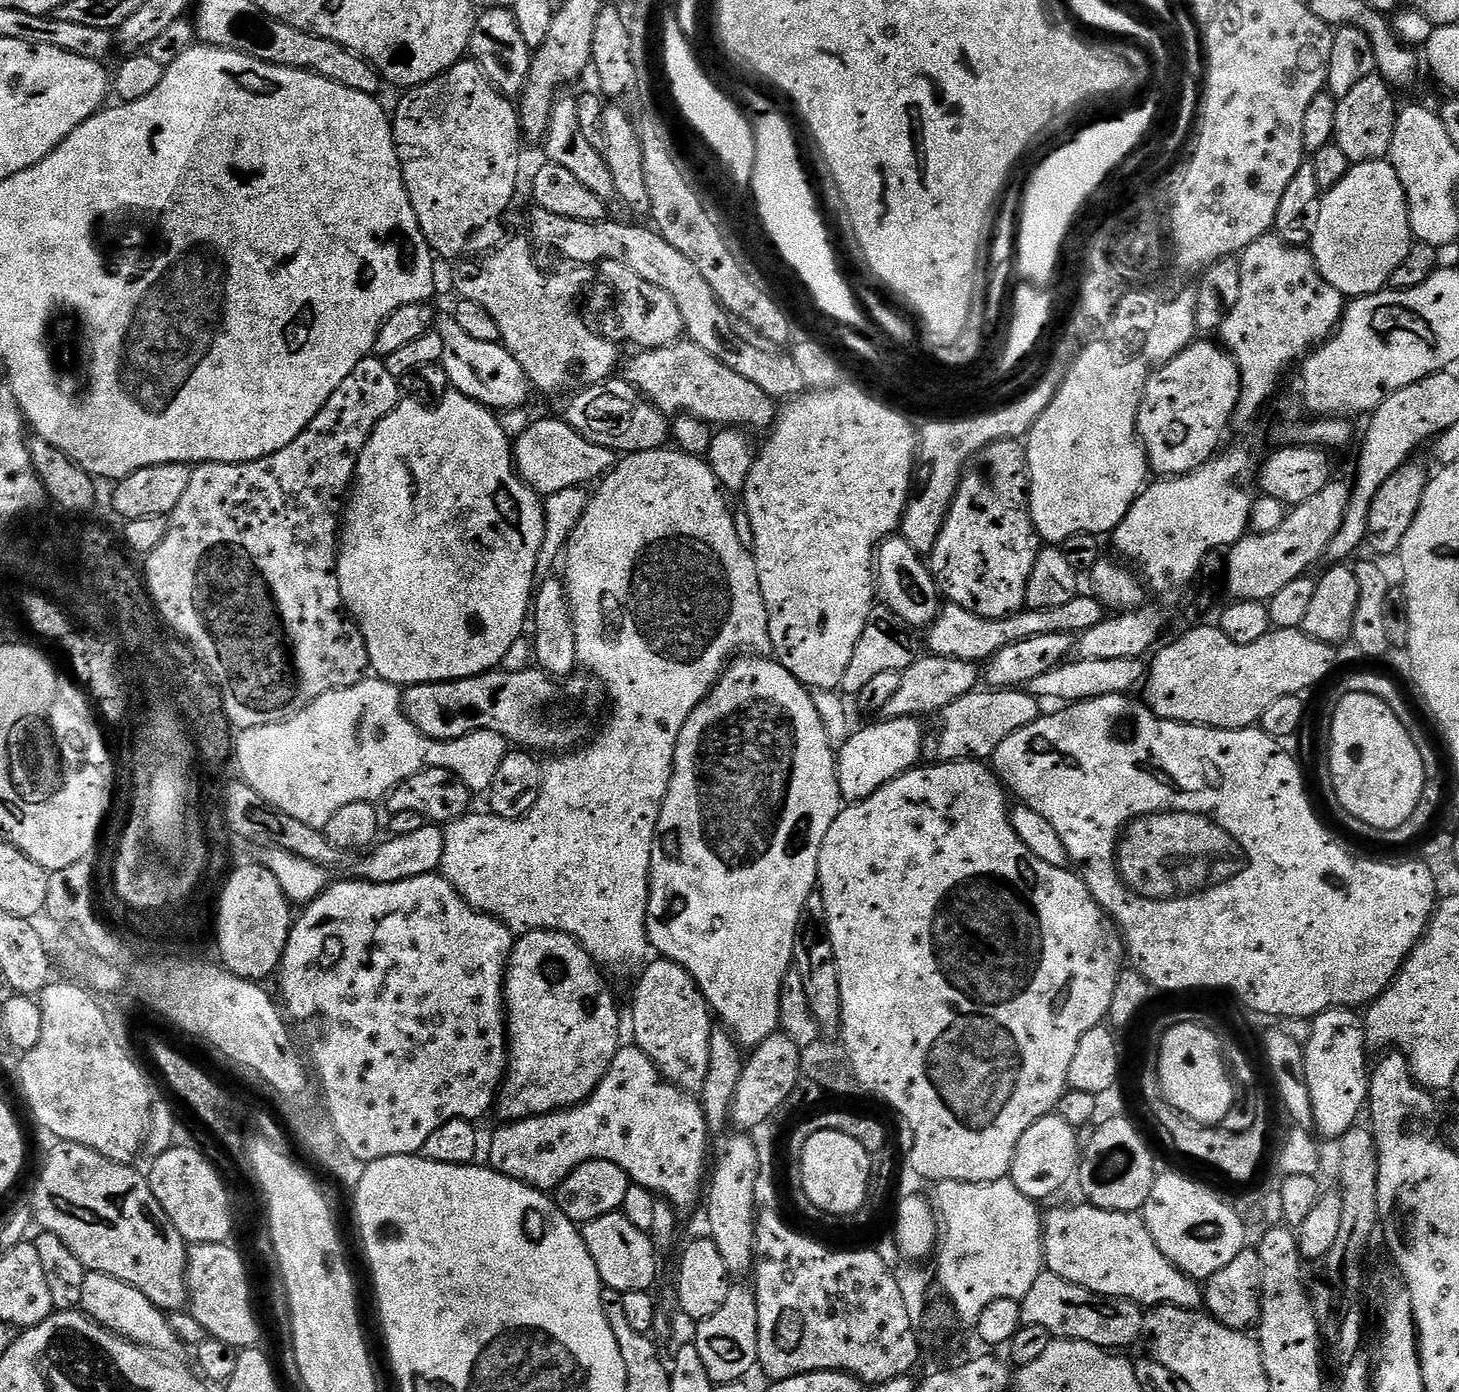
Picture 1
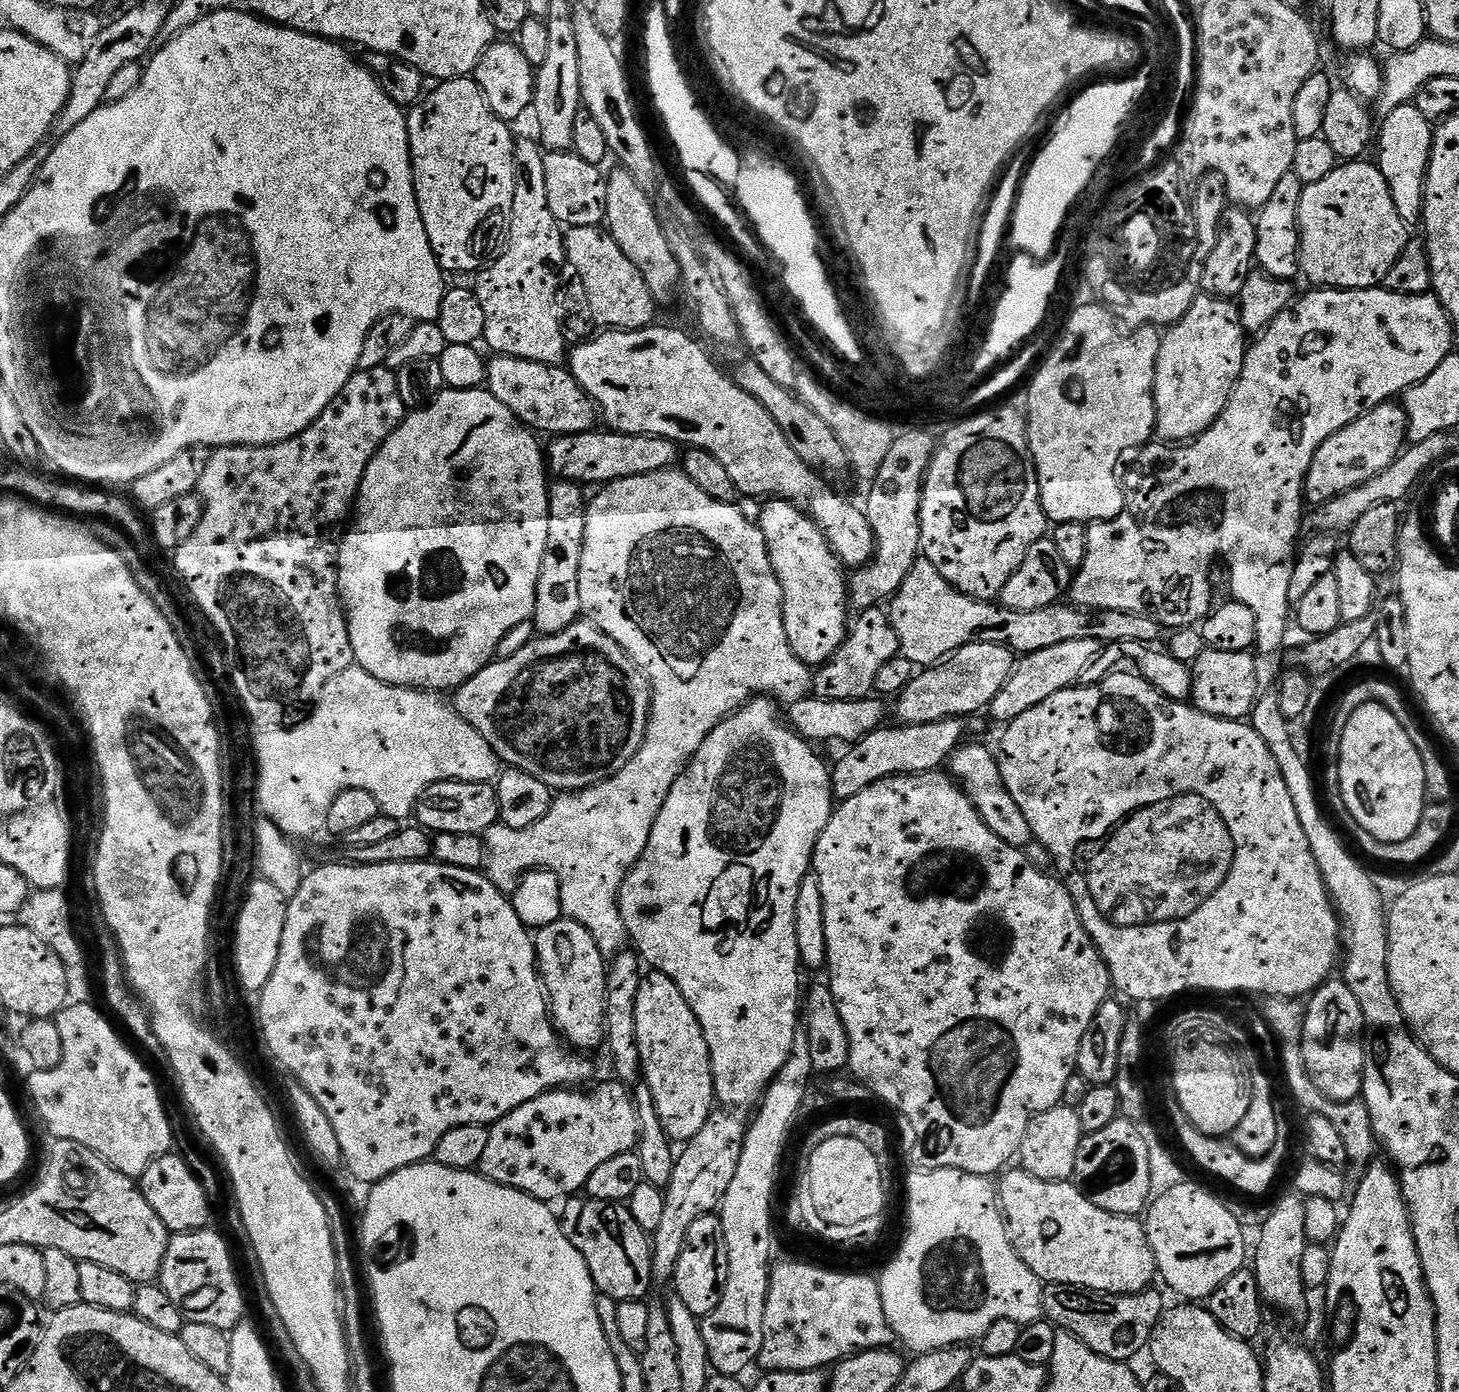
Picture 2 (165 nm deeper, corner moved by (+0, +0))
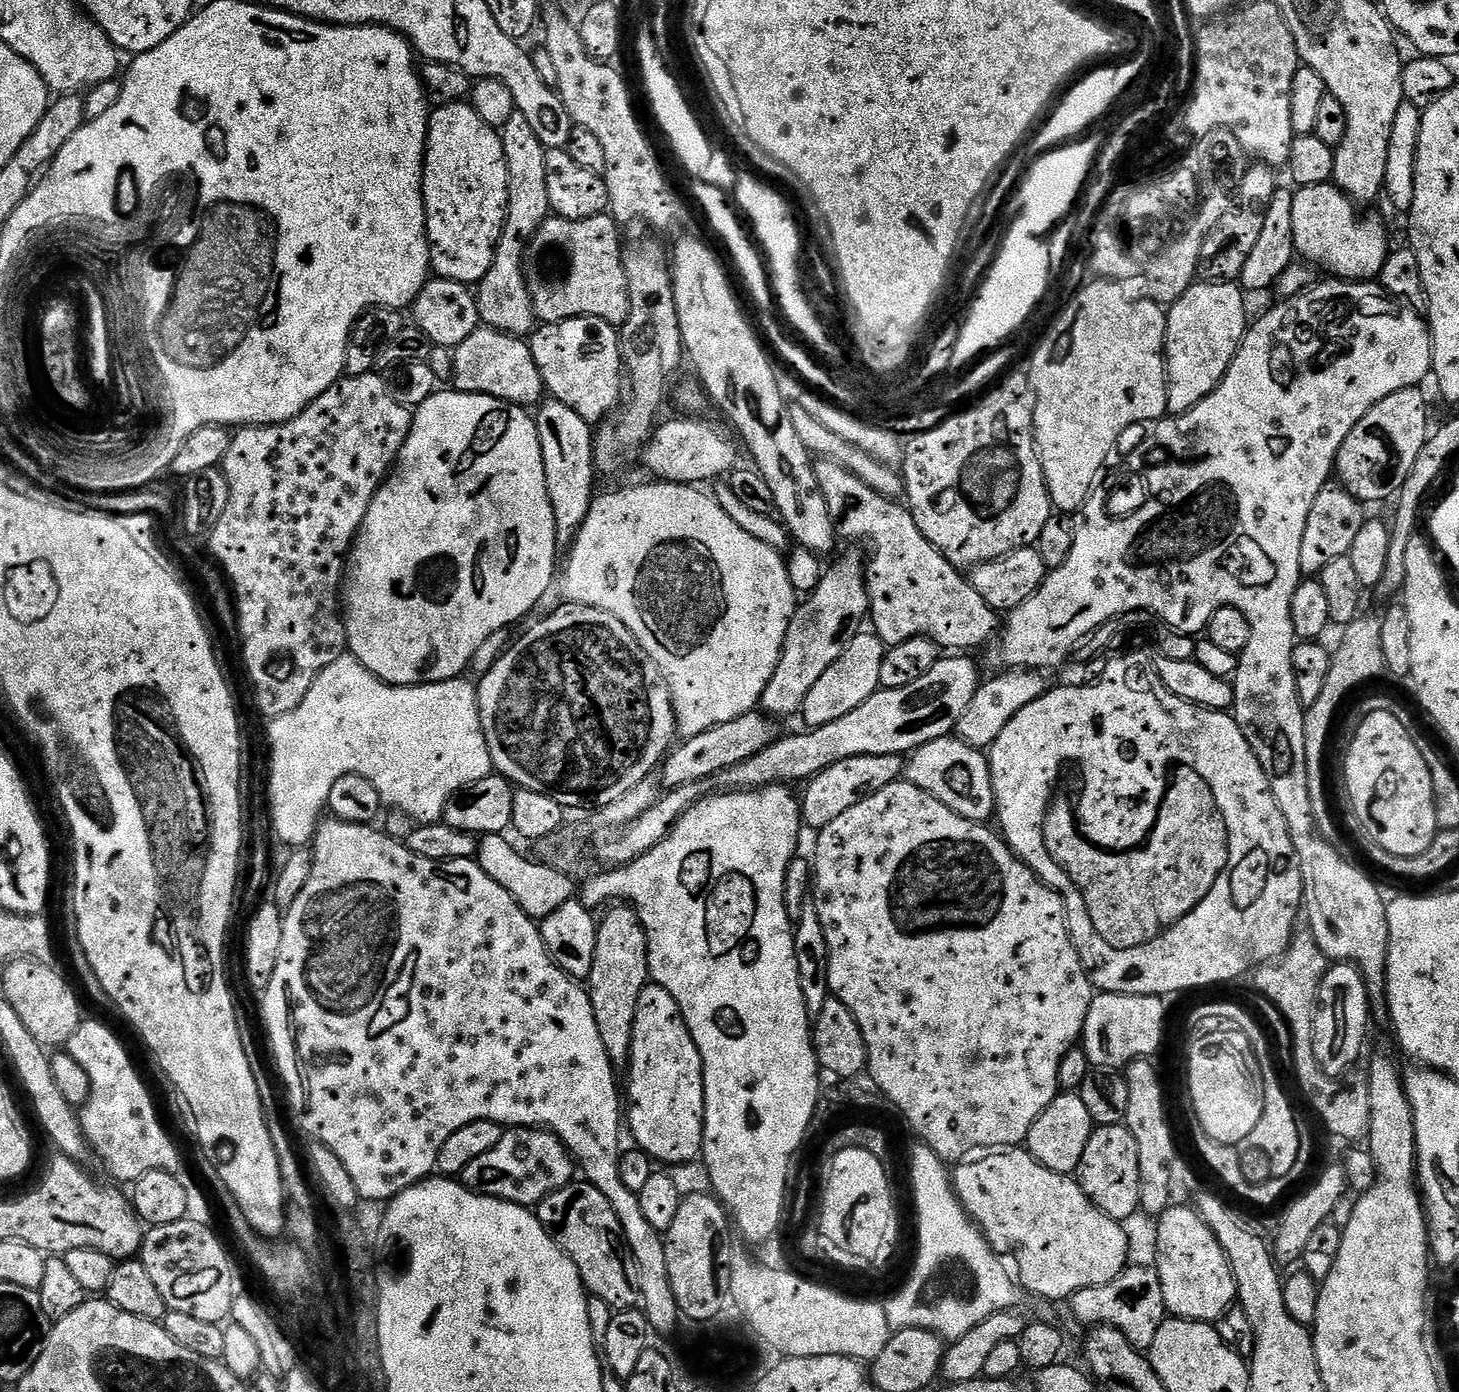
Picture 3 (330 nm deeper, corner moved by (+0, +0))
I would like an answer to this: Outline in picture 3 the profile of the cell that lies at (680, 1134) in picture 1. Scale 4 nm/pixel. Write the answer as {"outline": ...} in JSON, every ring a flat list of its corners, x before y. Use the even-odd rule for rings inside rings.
{"outline":[[509,1127,494,1150,482,1154,482,1158,474,1158,474,1162,466,1166,462,1183,479,1196,498,1198,511,1204,539,1206,550,1194,573,1183,572,1168,574,1172,572,1153,553,1132,543,1128]]}

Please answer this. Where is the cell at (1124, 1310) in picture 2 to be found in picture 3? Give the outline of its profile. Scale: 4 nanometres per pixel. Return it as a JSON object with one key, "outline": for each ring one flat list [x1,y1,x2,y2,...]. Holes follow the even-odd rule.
{"outline":[[1129,1266,1122,1274,1118,1274,1118,1278,1114,1278,1114,1282,1110,1282,1106,1286,1090,1286,1086,1290,1078,1290,1070,1297,1071,1304,1073,1314,1082,1323,1088,1324,1087,1326,1107,1326,1118,1330,1128,1339,1130,1346,1141,1350,1147,1350,1151,1346,1154,1337,1158,1335,1158,1326,1162,1326,1162,1322,1166,1319,1166,1309,1162,1298,1162,1282,1160,1275,1152,1266,1148,1266,1148,1268]]}

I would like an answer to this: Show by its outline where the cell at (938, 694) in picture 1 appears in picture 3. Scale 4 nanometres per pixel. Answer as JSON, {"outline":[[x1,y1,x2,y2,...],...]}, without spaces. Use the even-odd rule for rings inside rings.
{"outline":[[757,710,742,714,742,718,733,718,731,722,722,722,722,726,714,726,697,736,687,737,680,742,684,744,677,743,669,751,658,776,659,783,665,789,686,786,699,780,714,778,722,770,746,762,746,758,754,758,754,754,766,750,766,746,780,739,782,729,776,724,779,723,773,717]]}

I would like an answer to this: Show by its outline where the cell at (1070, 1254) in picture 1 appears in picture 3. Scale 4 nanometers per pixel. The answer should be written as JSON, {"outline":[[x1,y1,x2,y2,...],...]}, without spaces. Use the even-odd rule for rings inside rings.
{"outline":[[996,1150,957,1163,955,1168,954,1187,961,1209,980,1225,993,1245,1005,1244,1012,1248,1016,1255,1015,1271,1019,1283,1025,1289,1028,1287,1034,1295,1045,1296,1048,1300,1067,1301,1078,1290,1114,1282,1114,1278,1129,1267,1128,1232,1124,1229,1127,1227,1098,1210,1098,1206,1094,1206,1092,1199,1080,1189,1075,1179,1046,1170,1046,1166,1039,1164,1027,1150]]}

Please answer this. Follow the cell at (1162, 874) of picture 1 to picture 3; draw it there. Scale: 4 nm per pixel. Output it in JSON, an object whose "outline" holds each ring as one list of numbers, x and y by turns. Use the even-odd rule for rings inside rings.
{"outline":[[1183,766,1171,773,1156,825,1141,847,1126,852,1110,852,1096,847,1080,831,1073,801,1071,804,1060,795,1048,805,1044,819,1044,841,1046,850,1050,850,1050,858,1054,858,1054,862,1066,870,1066,874,1070,874,1076,889,1082,898,1086,898,1086,910,1090,910,1094,930,1115,948,1142,946,1186,918,1186,914,1190,914,1194,906,1198,906,1198,902,1210,894,1214,882,1218,882,1228,865,1228,831,1222,810,1218,810,1218,802,1214,802,1214,794,1210,786,1206,786,1206,778,1202,778,1202,774,1193,768]]}

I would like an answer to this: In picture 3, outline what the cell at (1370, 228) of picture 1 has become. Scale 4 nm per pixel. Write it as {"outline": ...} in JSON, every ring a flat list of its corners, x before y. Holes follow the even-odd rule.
{"outline":[[1329,182,1296,188,1294,192,1294,246,1301,261,1325,268,1327,275,1349,282,1377,279,1390,251,1388,232,1376,216,1359,216,1351,198]]}

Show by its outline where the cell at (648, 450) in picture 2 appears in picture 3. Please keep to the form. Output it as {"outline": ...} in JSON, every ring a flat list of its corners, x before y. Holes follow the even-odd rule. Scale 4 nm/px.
{"outline":[[708,418,680,419,684,420,668,420,665,424,663,421,653,431,642,453,642,464,644,460,645,470,653,472,656,475,653,477,657,481,669,484,704,486,707,480,716,482,727,477,738,464,737,441,731,435,728,437,718,425,704,420]]}

